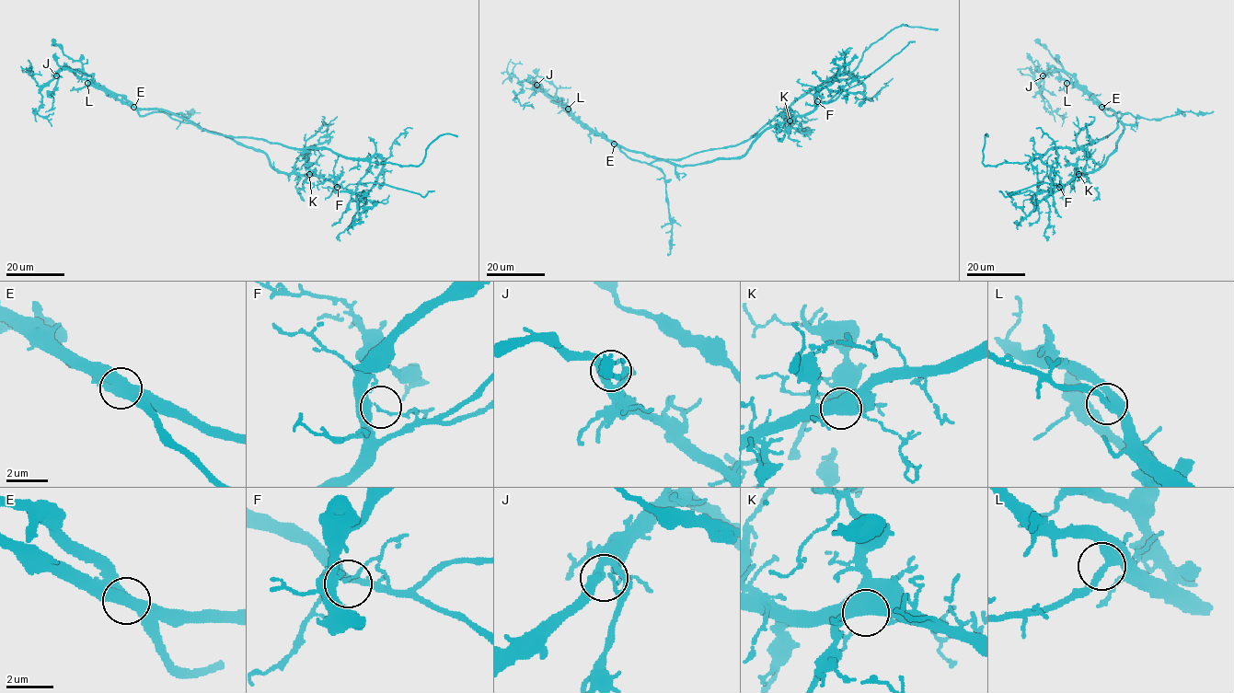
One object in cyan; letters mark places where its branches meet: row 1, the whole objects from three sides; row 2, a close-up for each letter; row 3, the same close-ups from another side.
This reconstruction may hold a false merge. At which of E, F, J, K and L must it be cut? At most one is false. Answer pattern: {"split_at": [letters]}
{"split_at": ["E"]}

